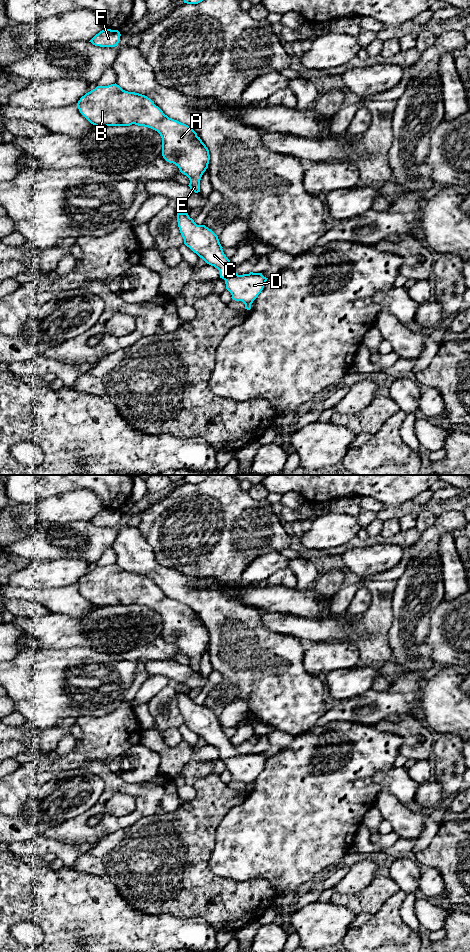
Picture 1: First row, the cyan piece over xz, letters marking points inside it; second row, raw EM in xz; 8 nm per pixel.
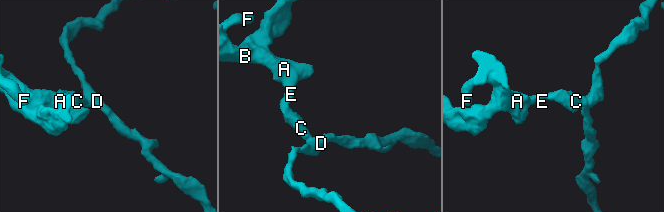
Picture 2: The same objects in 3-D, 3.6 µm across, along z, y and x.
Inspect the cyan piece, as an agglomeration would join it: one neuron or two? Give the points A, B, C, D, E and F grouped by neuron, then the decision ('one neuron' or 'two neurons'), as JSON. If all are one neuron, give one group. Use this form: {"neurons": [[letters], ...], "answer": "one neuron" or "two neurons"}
{"neurons": [["A", "B", "C", "D", "E", "F"]], "answer": "one neuron"}

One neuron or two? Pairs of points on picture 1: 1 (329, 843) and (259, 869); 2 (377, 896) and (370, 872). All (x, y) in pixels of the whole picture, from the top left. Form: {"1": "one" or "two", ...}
{"1": "one", "2": "two"}

